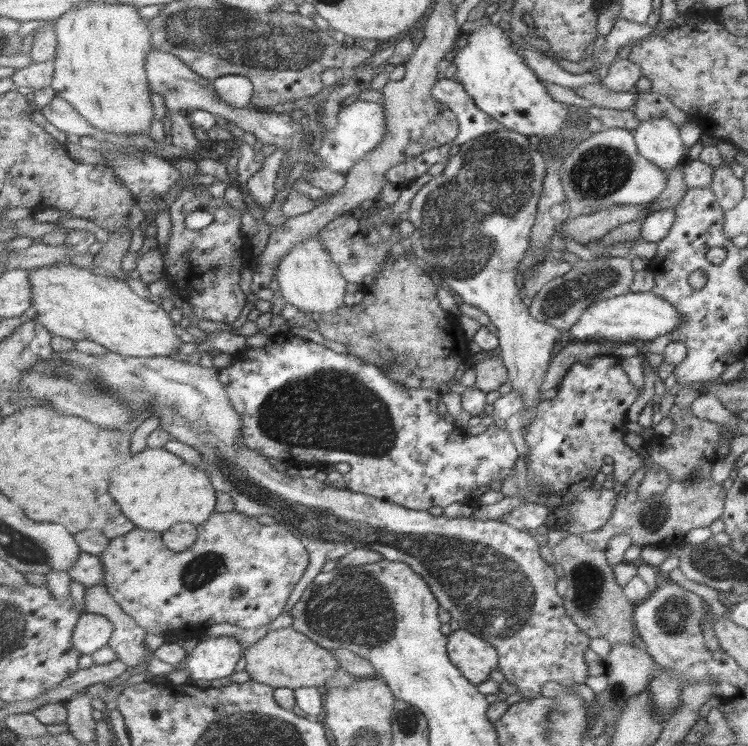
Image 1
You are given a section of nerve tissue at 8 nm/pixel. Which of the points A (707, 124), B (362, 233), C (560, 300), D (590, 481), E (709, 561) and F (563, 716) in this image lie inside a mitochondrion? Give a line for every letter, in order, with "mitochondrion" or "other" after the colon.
A: other
B: other
C: mitochondrion
D: other
E: mitochondrion
F: mitochondrion

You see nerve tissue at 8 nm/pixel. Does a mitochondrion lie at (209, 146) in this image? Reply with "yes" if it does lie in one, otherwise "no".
no

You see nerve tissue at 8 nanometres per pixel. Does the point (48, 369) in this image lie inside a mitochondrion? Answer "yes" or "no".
yes

